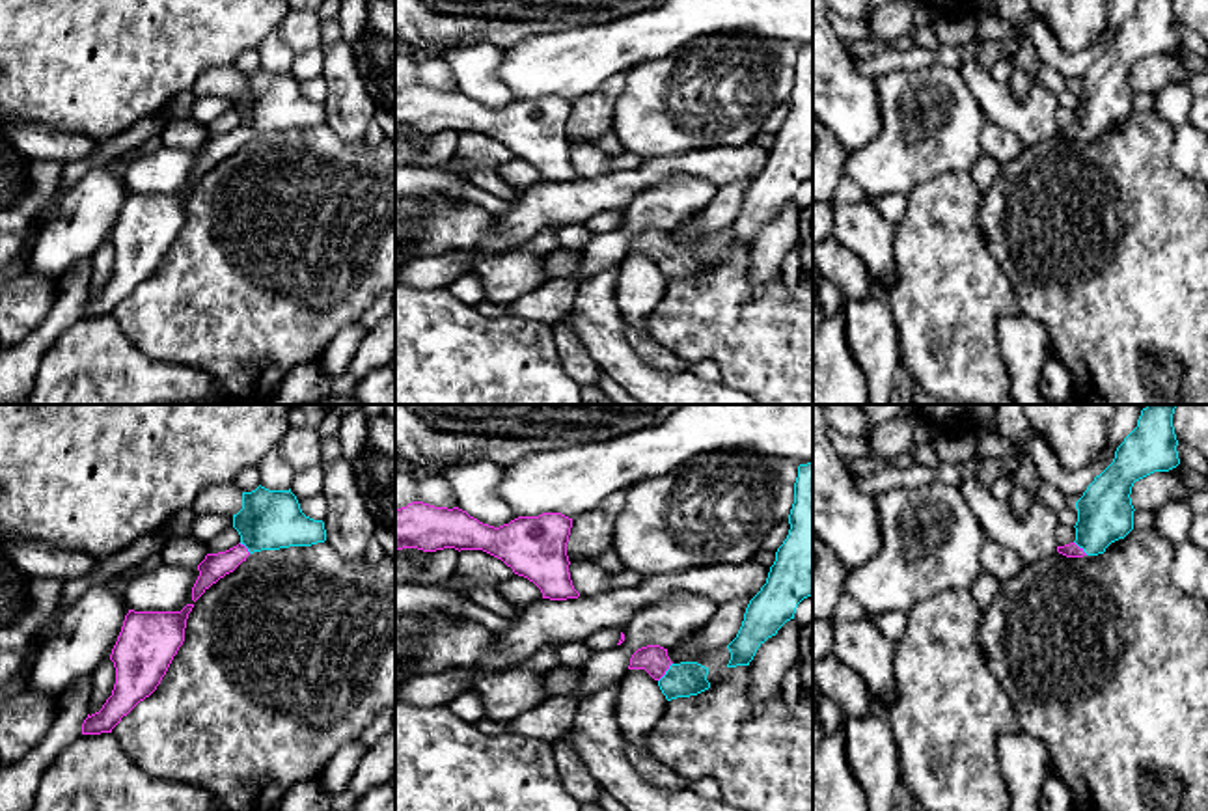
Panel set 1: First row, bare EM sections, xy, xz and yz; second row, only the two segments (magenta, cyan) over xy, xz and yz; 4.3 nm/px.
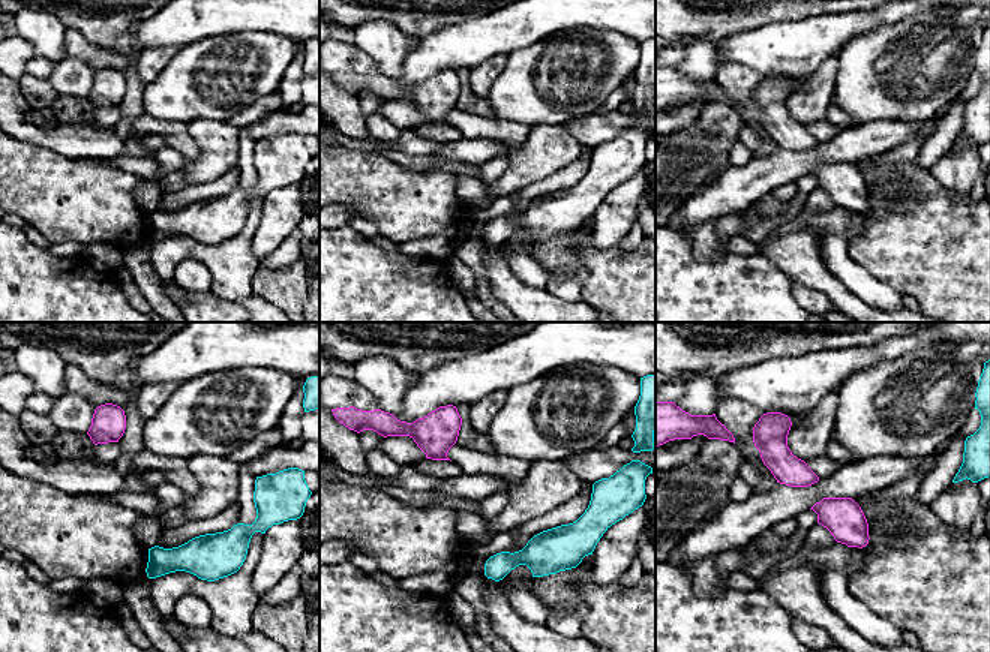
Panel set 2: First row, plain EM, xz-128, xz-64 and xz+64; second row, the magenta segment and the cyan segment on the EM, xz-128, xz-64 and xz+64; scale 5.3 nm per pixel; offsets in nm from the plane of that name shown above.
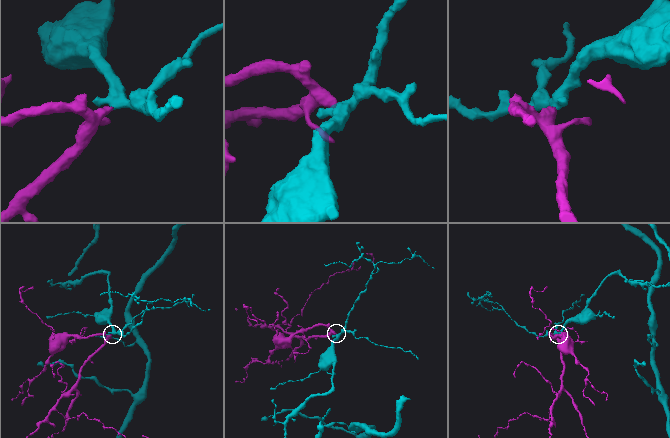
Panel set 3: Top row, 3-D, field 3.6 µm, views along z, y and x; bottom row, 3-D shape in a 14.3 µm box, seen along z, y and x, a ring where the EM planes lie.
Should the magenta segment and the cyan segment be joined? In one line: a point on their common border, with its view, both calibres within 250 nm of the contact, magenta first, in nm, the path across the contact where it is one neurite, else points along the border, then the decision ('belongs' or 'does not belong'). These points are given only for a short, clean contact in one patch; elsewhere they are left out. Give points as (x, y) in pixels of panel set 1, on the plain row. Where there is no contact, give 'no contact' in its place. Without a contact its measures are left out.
xz (666, 252) | 120/150 nm | across xz (653, 241), (666, 252), (675, 261), (685, 261) | belongs

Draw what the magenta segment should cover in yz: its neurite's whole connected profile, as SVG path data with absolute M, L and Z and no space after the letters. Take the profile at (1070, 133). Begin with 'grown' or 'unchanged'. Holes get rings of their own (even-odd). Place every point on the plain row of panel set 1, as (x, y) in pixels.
grown; M1139 0L1137 9L1117 30L1113 45L1094 60L1076 84L1076 123L1057 129L1066 140L1104 136L1133 112L1132 69L1180 47L1173 0Z

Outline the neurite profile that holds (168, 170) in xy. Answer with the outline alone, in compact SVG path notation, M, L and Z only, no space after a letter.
M160 145L130 162L125 172L125 185L134 194L181 194L186 186L194 186L192 170L198 158L198 149Z

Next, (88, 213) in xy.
M106 166L89 170L63 196L56 214L37 237L28 268L58 282L76 261L91 257L121 214L129 188Z

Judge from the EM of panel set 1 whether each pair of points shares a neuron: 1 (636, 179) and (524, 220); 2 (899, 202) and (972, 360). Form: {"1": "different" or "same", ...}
{"1": "same", "2": "different"}

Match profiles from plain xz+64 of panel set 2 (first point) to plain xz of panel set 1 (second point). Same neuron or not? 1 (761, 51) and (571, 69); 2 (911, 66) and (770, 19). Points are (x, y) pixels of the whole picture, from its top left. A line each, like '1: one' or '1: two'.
1: one
2: two

